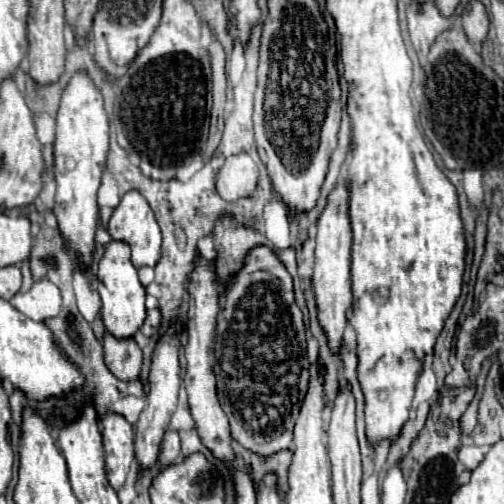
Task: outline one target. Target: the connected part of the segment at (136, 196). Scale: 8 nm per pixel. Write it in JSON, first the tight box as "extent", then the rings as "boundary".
{"extent":[108,190,162,268],"boundary":[[[130,190],[122,196],[120,204],[114,208],[112,212],[112,218],[108,222],[108,232],[114,240],[124,240],[130,244],[132,248],[132,264],[136,268],[140,266],[154,266],[160,258],[160,242],[162,242],[162,236],[160,236],[160,228],[158,228],[158,222],[154,218],[154,212],[152,208],[148,206],[146,198],[138,192],[138,190]]]}

